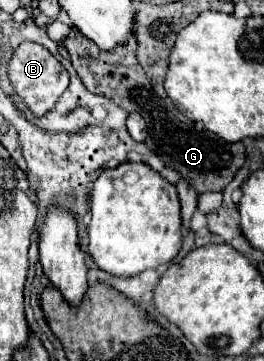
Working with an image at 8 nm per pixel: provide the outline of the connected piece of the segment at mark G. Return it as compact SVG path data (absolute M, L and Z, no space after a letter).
M71 28L69 36L59 44L69 50L73 68L77 70L81 82L89 92L109 98L127 112L139 112L147 120L149 124L149 134L145 140L147 148L155 152L165 162L165 166L177 170L183 180L189 180L189 184L193 184L197 194L223 192L231 184L237 170L247 160L245 146L241 142L227 144L207 130L189 126L189 120L179 118L177 110L167 110L165 106L161 106L159 98L155 98L153 94L151 82L147 80L141 64L135 58L135 48L119 44L117 50L105 52L97 48L97 44L93 44L89 38L85 38L77 28Z

